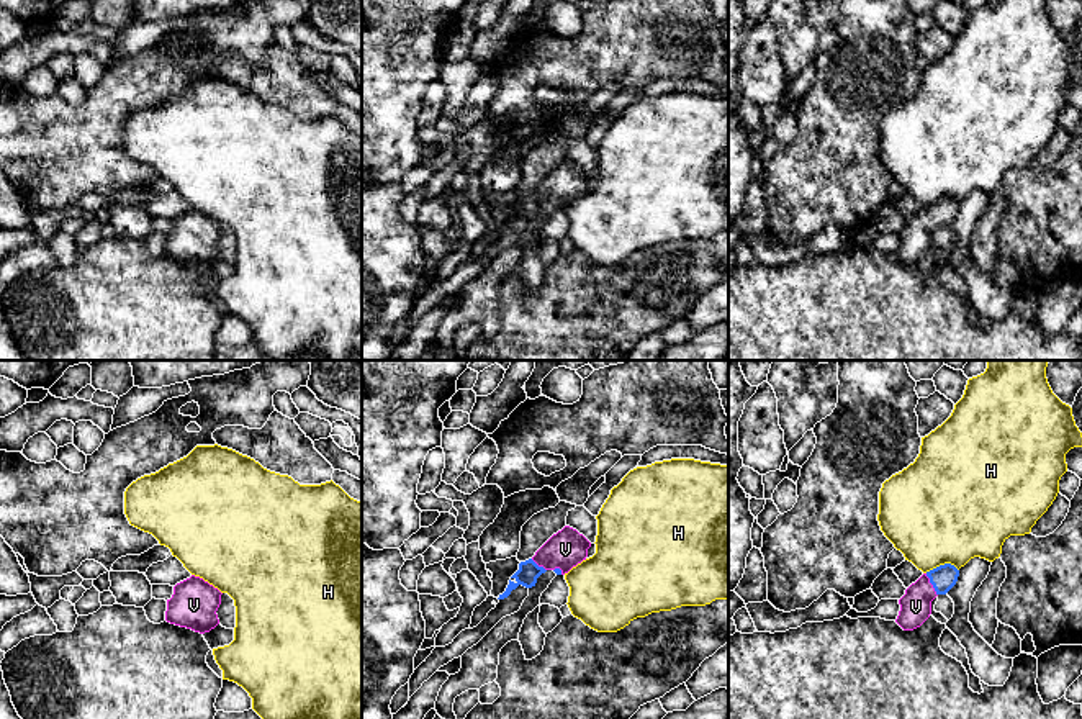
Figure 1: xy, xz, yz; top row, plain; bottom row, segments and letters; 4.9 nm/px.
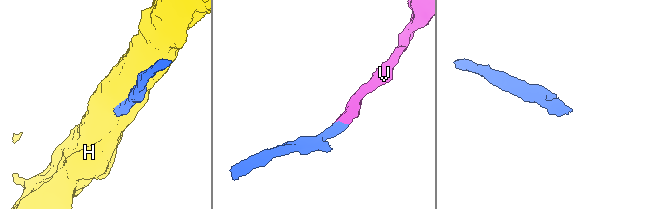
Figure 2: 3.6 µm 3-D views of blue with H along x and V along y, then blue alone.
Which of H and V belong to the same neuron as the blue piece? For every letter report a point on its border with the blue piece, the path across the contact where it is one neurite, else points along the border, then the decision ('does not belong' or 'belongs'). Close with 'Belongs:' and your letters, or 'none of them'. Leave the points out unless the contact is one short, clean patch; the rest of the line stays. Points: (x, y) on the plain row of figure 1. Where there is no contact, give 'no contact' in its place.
H: meets blue in yz at (942, 198); border along yz (958, 202), (950, 197), (940, 197), (925, 205); does not belong
V: meets blue in yz at (932, 217); runs through yz (943, 212), (932, 217), (917, 231), (915, 239); belongs
Belongs: V

